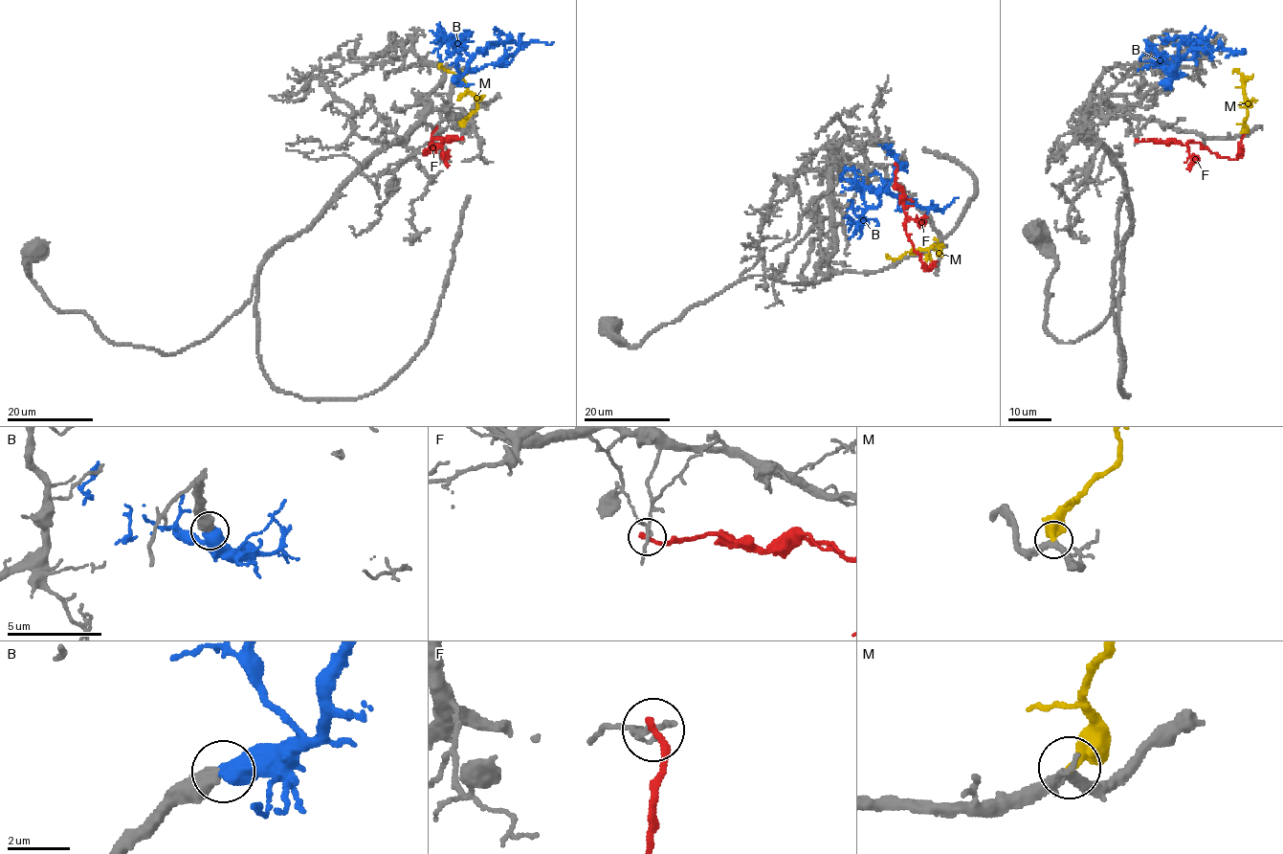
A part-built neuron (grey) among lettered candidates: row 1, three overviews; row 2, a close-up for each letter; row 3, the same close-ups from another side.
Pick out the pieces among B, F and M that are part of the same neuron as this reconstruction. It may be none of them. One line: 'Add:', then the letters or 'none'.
Add: B, M

